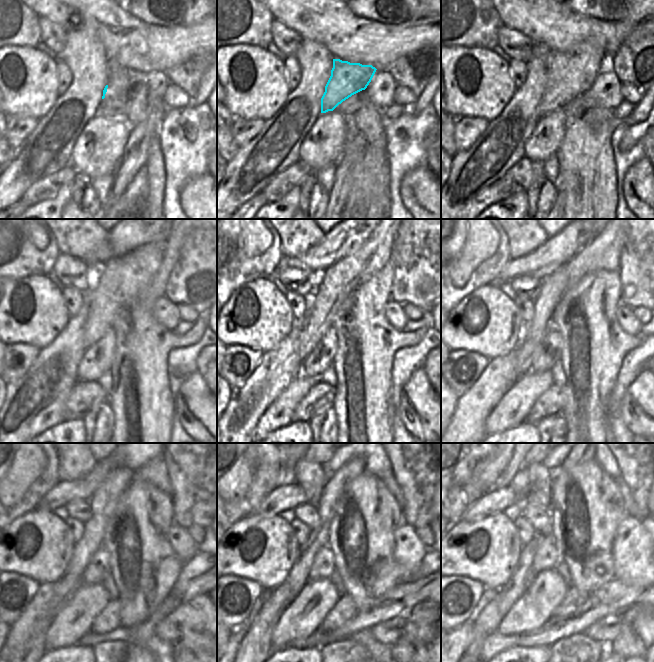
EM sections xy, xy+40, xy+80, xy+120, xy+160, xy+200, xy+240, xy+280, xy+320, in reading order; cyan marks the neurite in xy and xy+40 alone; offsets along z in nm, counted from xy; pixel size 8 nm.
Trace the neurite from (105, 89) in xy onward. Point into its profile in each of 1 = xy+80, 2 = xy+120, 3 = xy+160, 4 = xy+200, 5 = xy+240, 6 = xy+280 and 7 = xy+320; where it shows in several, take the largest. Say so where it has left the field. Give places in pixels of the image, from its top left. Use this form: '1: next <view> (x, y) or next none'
1: next xy+80 (568, 76)
2: next xy+120 (123, 281)
3: next xy+160 (334, 285)
4: next xy+200 (601, 253)
5: next xy+240 (103, 502)
6: next xy+280 (281, 596)
7: next xy+320 (474, 632)

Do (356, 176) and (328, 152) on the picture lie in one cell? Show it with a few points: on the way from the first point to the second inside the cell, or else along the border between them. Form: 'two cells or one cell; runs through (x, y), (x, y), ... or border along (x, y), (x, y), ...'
two cells; border along (345, 138), (343, 151), (334, 162)

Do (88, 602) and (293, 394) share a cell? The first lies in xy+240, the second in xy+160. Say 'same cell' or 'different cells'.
same cell

